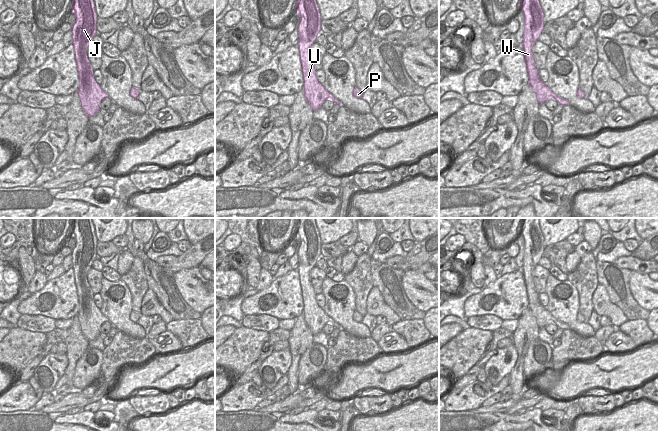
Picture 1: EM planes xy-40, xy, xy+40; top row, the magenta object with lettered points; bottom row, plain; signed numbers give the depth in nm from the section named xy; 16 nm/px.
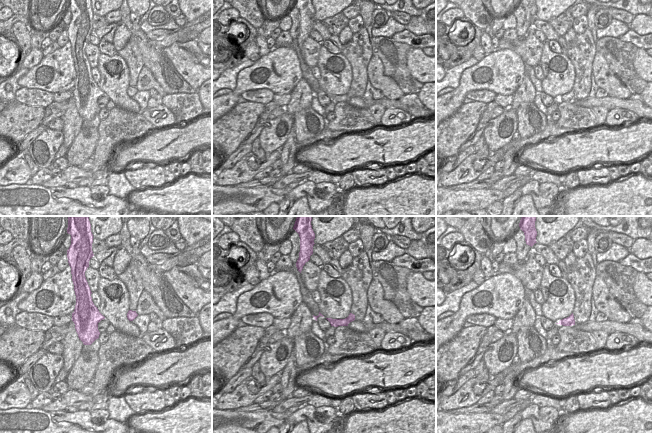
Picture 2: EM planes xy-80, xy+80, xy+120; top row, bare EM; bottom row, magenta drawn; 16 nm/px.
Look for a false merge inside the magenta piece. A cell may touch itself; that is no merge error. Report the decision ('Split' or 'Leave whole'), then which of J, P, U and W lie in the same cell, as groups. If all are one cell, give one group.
Leave whole. Groups: J P U W.

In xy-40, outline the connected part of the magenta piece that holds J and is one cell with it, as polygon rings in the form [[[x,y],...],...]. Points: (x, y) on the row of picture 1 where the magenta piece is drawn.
[[[72,0],[71,12],[76,18],[71,31],[79,77],[77,93],[83,111],[88,117],[93,117],[101,110],[101,101],[109,98],[95,81],[94,69],[87,56],[87,49],[92,44],[93,37],[98,34],[98,16],[93,0]]]

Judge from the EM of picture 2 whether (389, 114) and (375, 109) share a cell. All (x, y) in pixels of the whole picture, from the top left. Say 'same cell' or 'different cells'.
different cells

